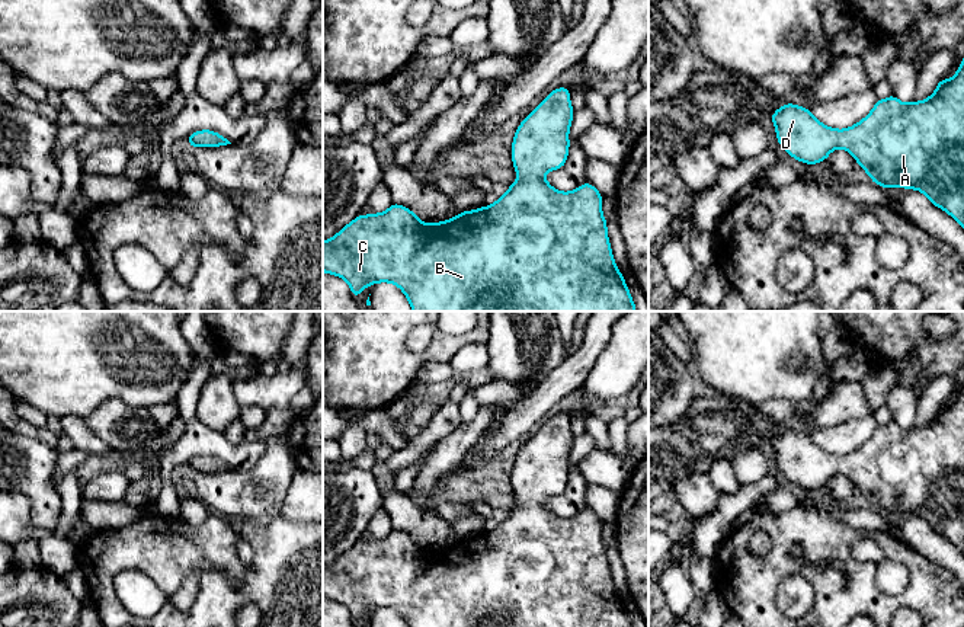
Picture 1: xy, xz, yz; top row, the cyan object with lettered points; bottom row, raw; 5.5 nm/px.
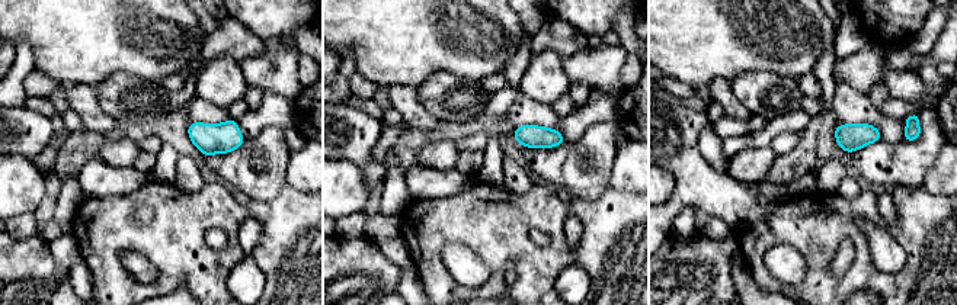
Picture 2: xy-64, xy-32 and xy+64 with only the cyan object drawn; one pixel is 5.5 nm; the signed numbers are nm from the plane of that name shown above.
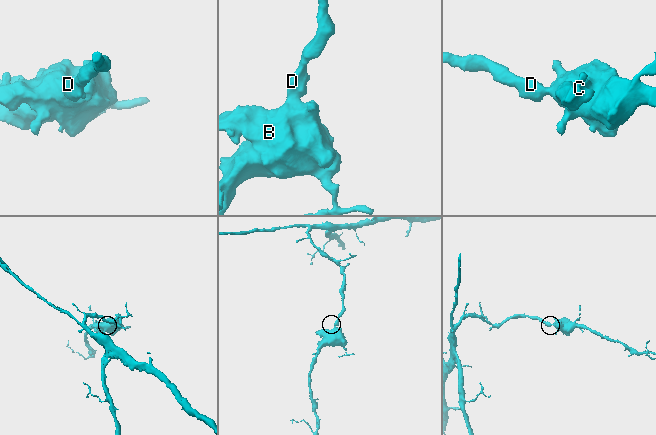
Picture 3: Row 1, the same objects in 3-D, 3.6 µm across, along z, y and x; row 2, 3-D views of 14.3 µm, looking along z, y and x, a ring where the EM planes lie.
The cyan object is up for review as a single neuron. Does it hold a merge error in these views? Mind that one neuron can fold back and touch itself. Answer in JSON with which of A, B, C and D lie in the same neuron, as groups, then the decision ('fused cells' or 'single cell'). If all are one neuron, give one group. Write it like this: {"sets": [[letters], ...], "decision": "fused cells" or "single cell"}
{"sets": [["A", "B", "C", "D"]], "decision": "single cell"}

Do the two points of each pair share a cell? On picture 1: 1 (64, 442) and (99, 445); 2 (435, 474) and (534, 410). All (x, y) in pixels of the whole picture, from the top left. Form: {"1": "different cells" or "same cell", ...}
{"1": "different cells", "2": "different cells"}

